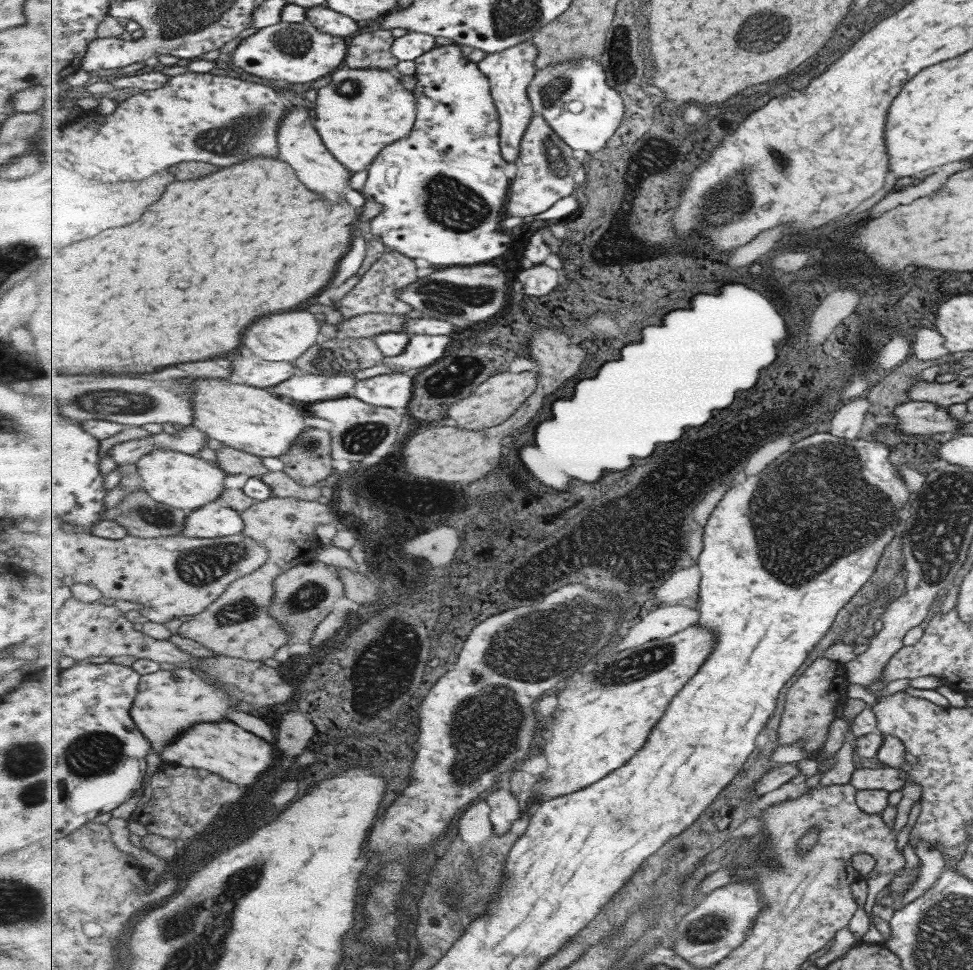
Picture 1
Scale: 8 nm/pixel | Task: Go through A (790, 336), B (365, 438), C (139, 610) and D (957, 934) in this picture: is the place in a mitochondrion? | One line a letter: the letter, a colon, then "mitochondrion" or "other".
A: other
B: mitochondrion
C: other
D: mitochondrion

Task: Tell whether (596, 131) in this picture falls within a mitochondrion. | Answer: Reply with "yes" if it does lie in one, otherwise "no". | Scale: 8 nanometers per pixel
no

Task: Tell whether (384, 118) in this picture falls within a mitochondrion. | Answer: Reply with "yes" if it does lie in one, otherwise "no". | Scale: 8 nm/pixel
no

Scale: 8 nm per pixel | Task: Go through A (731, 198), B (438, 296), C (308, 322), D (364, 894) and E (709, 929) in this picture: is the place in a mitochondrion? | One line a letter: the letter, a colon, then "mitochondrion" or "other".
A: mitochondrion
B: mitochondrion
C: other
D: other
E: mitochondrion

